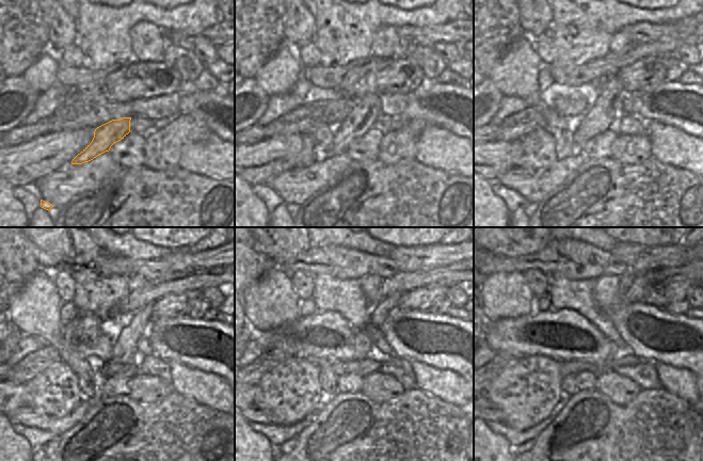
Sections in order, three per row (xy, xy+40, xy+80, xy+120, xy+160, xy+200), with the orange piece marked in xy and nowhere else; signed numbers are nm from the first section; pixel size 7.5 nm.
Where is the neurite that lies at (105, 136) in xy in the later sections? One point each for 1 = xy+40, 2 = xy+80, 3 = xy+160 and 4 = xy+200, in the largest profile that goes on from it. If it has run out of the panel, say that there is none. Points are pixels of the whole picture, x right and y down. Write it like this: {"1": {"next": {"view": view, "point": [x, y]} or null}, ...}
{"1": {"next": {"view": "xy+40", "point": [363, 117]}}, "2": {"next": {"view": "xy+80", "point": [606, 107]}}, "3": {"next": {"view": "xy+160", "point": [363, 339]}}, "4": {"next": {"view": "xy+200", "point": [637, 291]}}}

